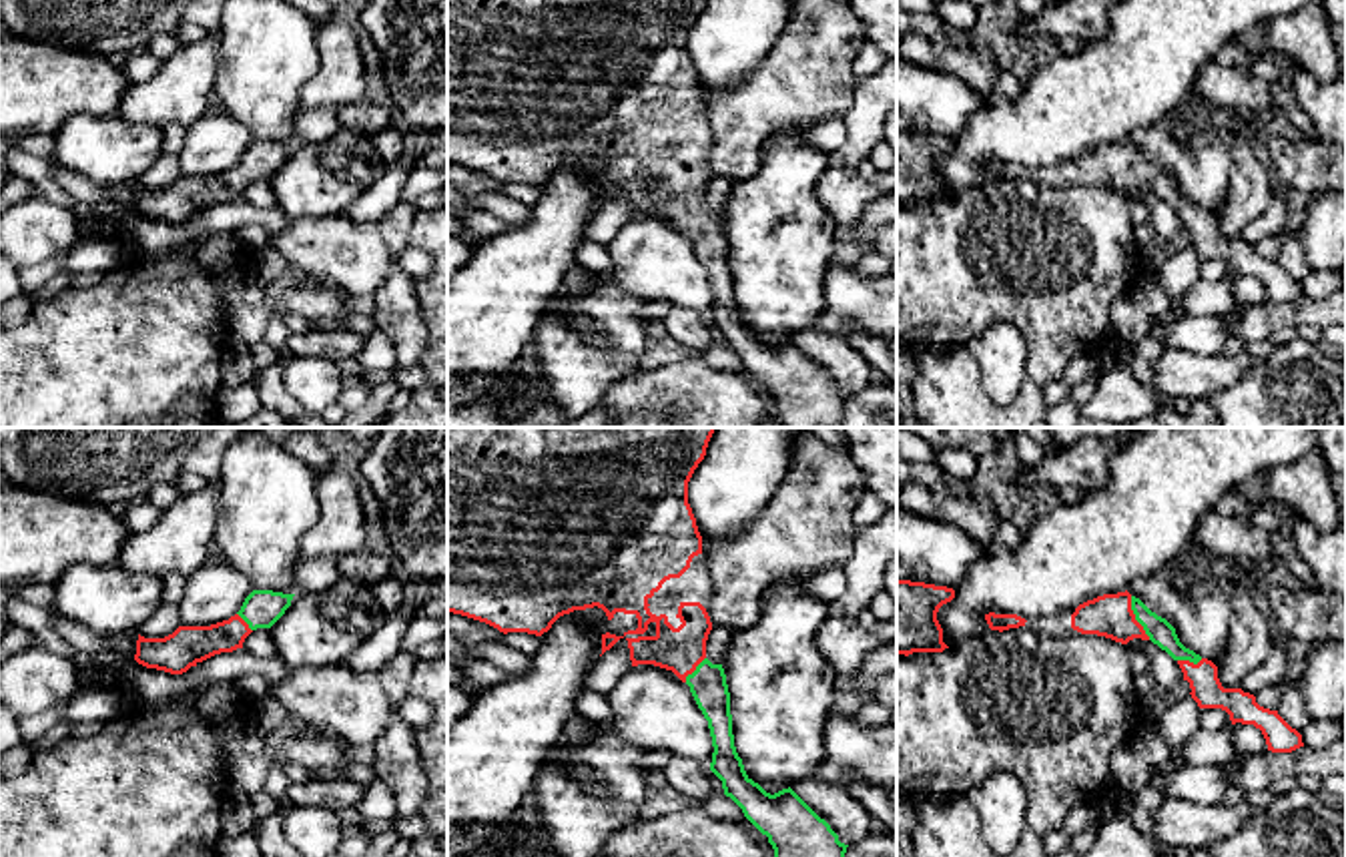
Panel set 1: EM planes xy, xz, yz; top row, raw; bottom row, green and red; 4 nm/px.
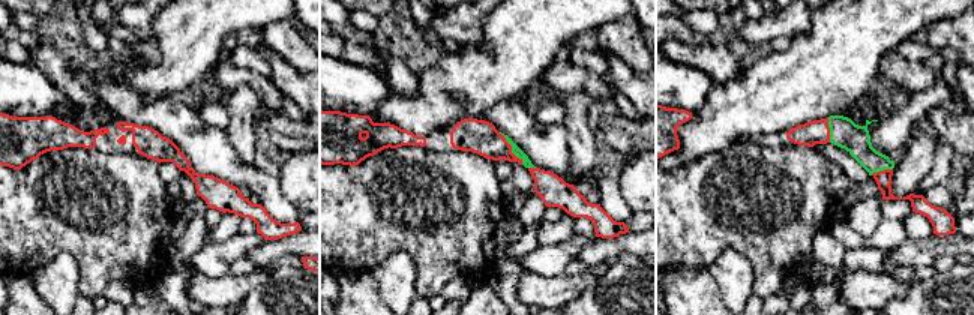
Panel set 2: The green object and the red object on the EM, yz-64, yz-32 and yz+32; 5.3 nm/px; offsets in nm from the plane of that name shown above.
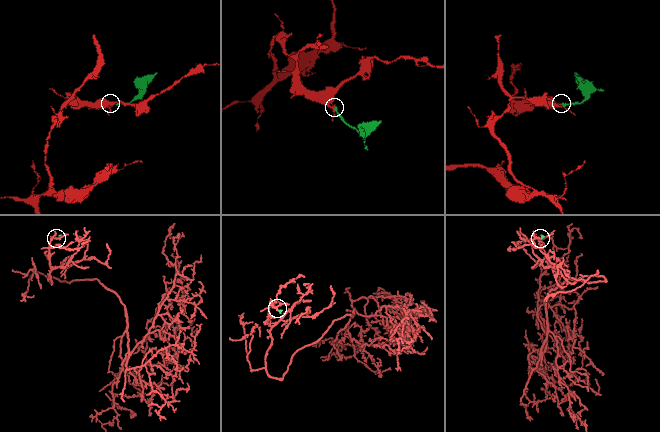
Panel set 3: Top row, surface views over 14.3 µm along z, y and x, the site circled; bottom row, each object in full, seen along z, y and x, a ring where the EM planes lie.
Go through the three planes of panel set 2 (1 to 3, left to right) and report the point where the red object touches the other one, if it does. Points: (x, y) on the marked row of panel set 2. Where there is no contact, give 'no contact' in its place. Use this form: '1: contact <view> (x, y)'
1: no contact
2: contact yz-32 (512, 149)
3: contact yz+32 (830, 129)

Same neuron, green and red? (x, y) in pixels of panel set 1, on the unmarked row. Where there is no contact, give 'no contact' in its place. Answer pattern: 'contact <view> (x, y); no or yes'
contact yz (1136, 169); yes

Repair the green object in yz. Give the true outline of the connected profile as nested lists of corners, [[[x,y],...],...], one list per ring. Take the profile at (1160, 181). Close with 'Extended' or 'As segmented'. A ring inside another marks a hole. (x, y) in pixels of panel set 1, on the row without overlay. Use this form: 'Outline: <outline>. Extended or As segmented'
Outline: [[[1127,140],[1079,155],[1071,165],[1071,179],[1121,195],[1133,189],[1151,191],[1180,215],[1184,231],[1190,233],[1190,245],[1200,259],[1222,259],[1230,265],[1232,275],[1254,275],[1262,281],[1272,303],[1292,303],[1304,297],[1302,285],[1278,261],[1260,257],[1256,247],[1242,239],[1224,239],[1218,229],[1218,217],[1186,199],[1175,179]]]. Extended

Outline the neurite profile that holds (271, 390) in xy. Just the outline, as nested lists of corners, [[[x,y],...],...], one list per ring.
[[[275,353],[271,363],[259,369],[257,375],[257,393],[263,403],[263,409],[269,409],[283,417],[287,423],[299,415],[309,413],[285,387],[283,369],[291,361],[291,353]]]

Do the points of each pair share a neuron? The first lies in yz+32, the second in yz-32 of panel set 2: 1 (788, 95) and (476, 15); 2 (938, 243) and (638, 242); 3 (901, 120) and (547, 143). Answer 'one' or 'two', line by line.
1: two
2: one
3: one

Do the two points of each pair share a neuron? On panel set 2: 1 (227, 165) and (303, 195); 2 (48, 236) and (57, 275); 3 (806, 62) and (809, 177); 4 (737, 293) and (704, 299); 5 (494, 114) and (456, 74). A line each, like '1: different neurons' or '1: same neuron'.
1: different neurons
2: different neurons
3: different neurons
4: different neurons
5: different neurons

